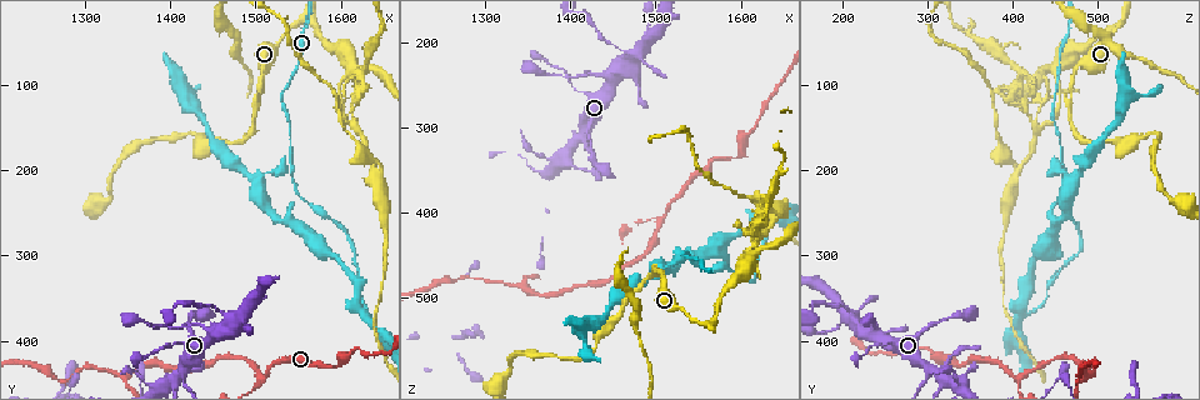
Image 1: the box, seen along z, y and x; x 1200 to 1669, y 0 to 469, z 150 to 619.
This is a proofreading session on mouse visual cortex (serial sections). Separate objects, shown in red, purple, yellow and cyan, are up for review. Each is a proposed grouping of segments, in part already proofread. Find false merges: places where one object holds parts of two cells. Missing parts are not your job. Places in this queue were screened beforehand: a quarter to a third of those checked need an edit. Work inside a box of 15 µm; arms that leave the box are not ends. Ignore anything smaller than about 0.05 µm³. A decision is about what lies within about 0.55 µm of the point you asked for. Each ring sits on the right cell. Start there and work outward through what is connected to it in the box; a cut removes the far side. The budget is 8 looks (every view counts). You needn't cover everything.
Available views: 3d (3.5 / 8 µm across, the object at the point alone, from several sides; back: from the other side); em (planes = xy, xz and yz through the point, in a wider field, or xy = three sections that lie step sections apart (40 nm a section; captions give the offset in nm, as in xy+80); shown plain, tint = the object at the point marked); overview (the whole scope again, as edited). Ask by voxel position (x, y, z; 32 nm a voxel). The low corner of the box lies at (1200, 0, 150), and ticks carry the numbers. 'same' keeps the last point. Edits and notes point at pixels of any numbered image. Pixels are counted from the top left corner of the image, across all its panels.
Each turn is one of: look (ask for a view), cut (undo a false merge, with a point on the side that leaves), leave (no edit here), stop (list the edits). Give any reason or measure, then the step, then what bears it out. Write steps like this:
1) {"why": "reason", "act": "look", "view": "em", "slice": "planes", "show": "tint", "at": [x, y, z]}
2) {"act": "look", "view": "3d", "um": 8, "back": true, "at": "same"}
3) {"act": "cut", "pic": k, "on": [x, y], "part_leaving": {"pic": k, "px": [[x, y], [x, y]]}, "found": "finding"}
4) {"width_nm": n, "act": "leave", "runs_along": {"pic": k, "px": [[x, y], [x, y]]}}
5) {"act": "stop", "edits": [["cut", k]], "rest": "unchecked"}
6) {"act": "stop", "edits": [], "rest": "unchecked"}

{"why": "a fork", "act": "look", "view": "3d", "um": 8, "at": [1640, 200, 410]}

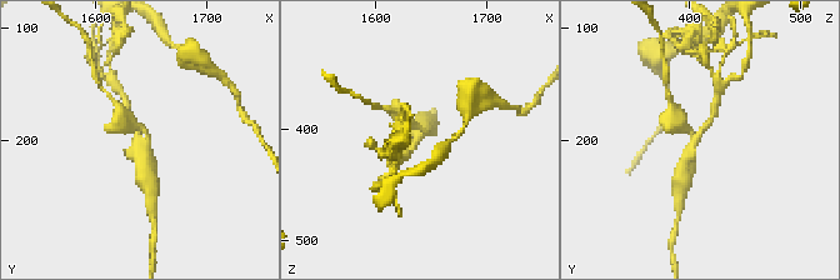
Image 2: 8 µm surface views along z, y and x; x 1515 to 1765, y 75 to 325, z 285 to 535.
{"why": "zoom in", "act": "look", "view": "3d", "um": 3.5, "at": [1642, 196, 408]}

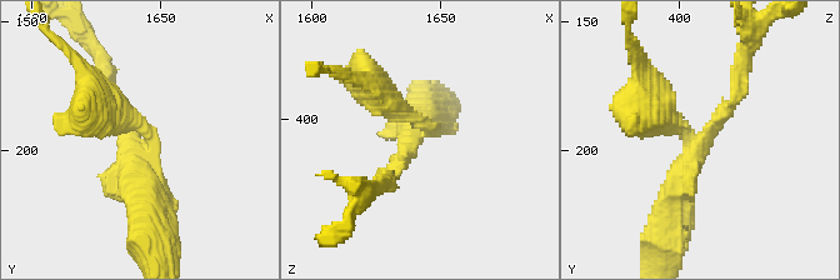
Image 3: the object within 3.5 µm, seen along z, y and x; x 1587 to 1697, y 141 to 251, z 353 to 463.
{"why": "need the tissue", "act": "look", "view": "em", "slice": "xy", "step": 1, "show": "tint", "at": [1639, 198, 406]}

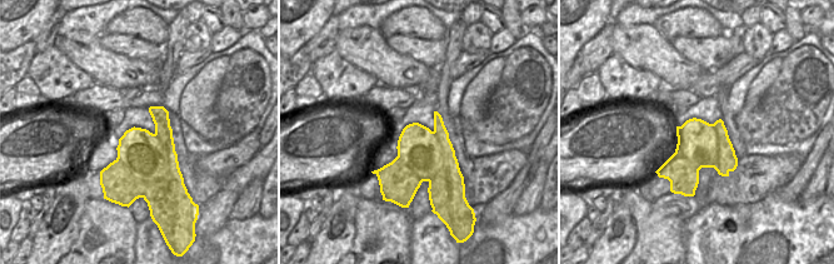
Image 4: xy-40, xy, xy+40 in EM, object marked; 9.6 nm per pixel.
{"width_nm": 500, "act": "cut", "pic": 3, "on": [393, 113], "part_leaving": {"pic": 3, "px": [[426, 134], [430, 128], [365, 79]]}, "found": "a second cell is stuck on"}

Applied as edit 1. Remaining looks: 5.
{"why": "small branch off a trunk", "act": "look", "view": "3d", "um": 3.5, "at": [1630, 370, 415]}

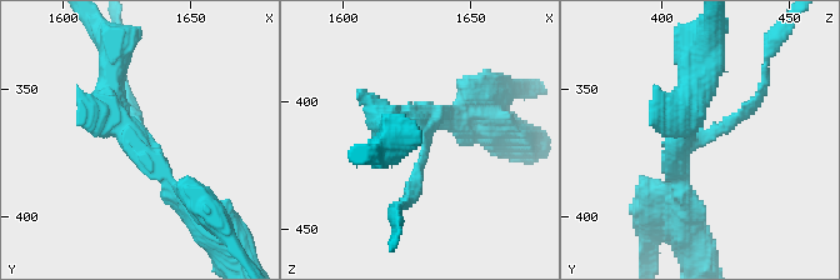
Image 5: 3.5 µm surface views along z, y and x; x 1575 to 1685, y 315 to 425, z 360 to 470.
{"arms": 3, "arm_widths_nm": [150, 250, 400], "why": "need the tissue", "act": "look", "view": "em", "slice": "xy", "step": 5, "show": "plain", "at": [1633, 371, 412]}

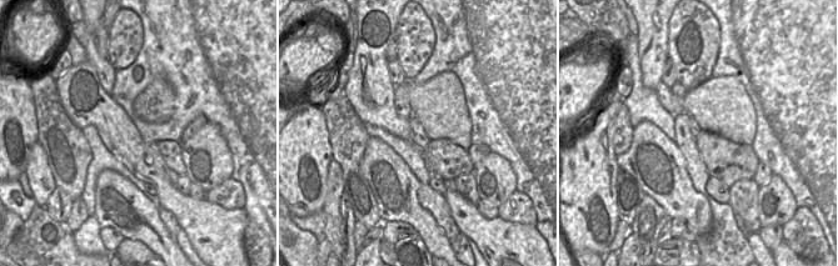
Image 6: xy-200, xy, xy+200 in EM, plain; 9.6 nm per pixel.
{"why": "where the object lies", "act": "look", "view": "em", "slice": "xy", "step": 5, "show": "tint", "at": "same"}

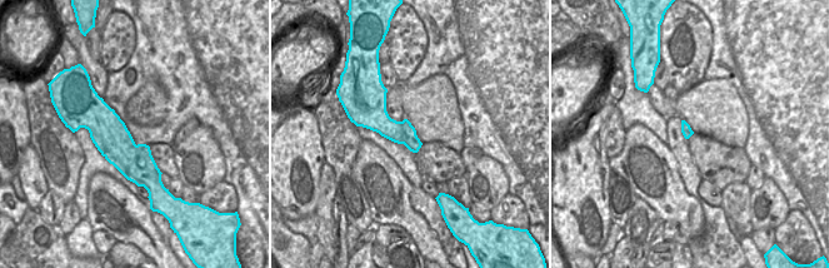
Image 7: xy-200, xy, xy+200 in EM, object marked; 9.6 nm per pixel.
{"act": "cut", "pic": 5, "on": [691, 121], "part_leaving": {"pic": 5, "px": [[689, 139], [681, 131], [704, 39]]}, "found": "two cells meet here"}

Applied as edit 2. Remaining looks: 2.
{"act": "look", "view": "3d", "um": 8, "at": [1510, 440, 405]}

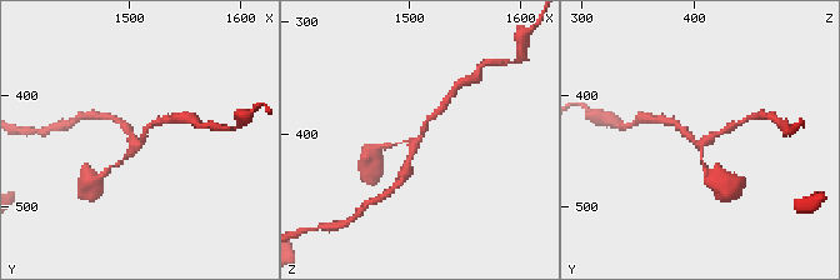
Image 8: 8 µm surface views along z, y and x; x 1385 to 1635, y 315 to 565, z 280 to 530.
{"why": "zoom in", "act": "look", "view": "3d", "um": 3.5, "at": [1510, 442, 402]}

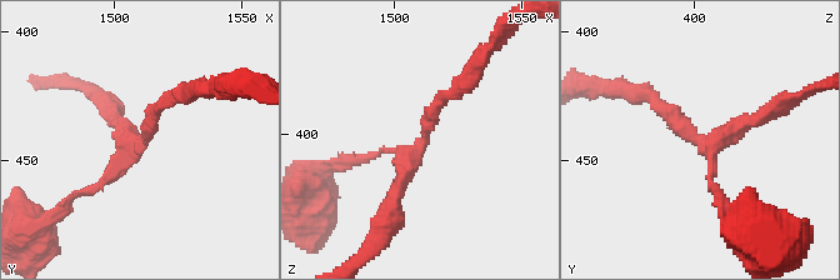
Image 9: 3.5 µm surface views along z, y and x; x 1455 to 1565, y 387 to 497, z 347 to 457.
{"act": "leave", "runs_along": {"pic": 9, "px": [[454, 91], [408, 155], [391, 210]]}, "found": "all the same cell"}

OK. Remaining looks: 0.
{"act": "stop", "edits": [["cut", 3], ["cut", 5]], "rest": "unchecked"}

